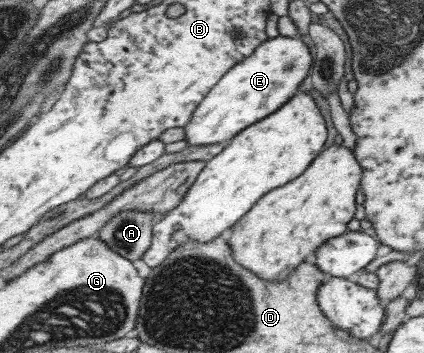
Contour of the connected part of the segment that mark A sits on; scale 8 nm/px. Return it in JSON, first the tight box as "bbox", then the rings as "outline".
{"bbox":[98,210,157,262],"outline":[[[123,210],[121,214],[113,216],[98,234],[115,252],[135,262],[139,258],[143,259],[147,250],[150,250],[156,220],[157,216],[153,212]]]}

